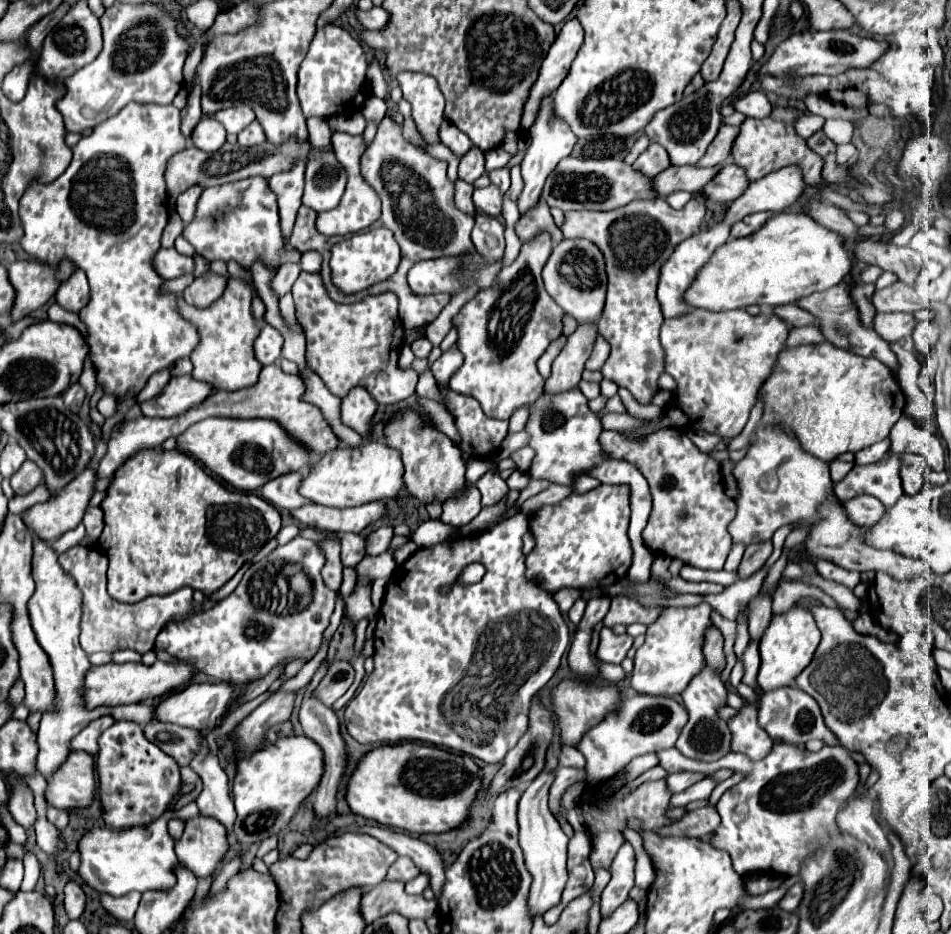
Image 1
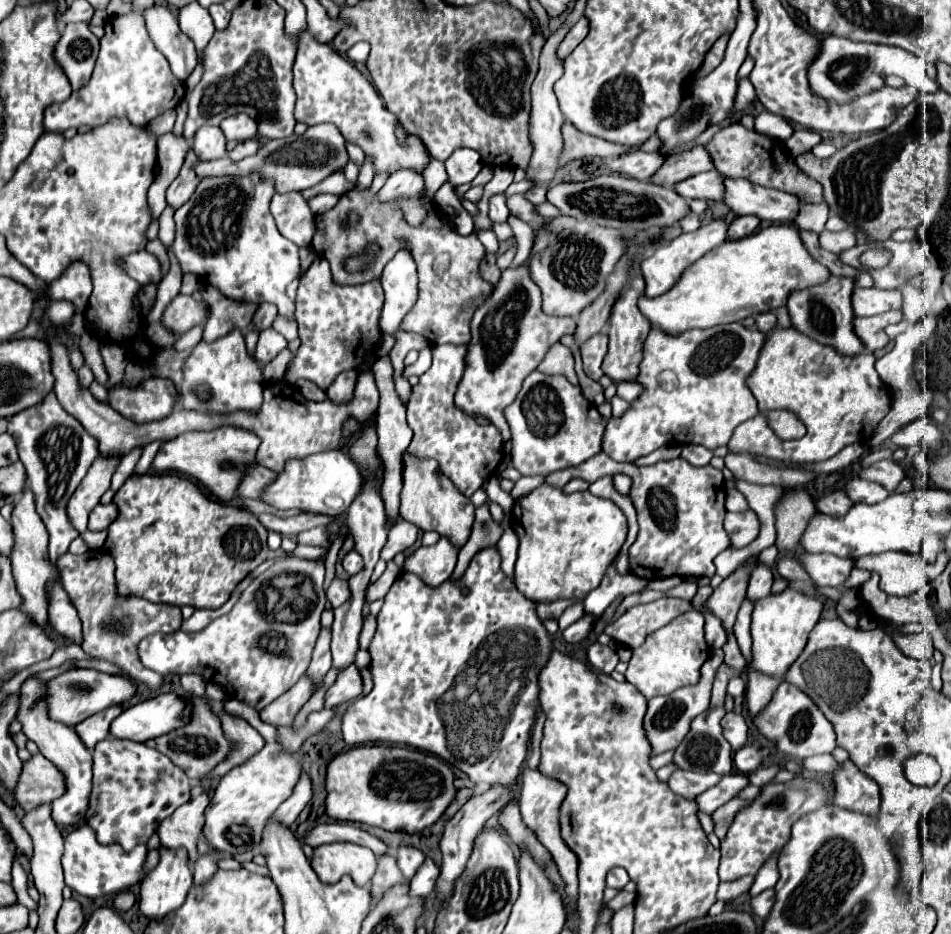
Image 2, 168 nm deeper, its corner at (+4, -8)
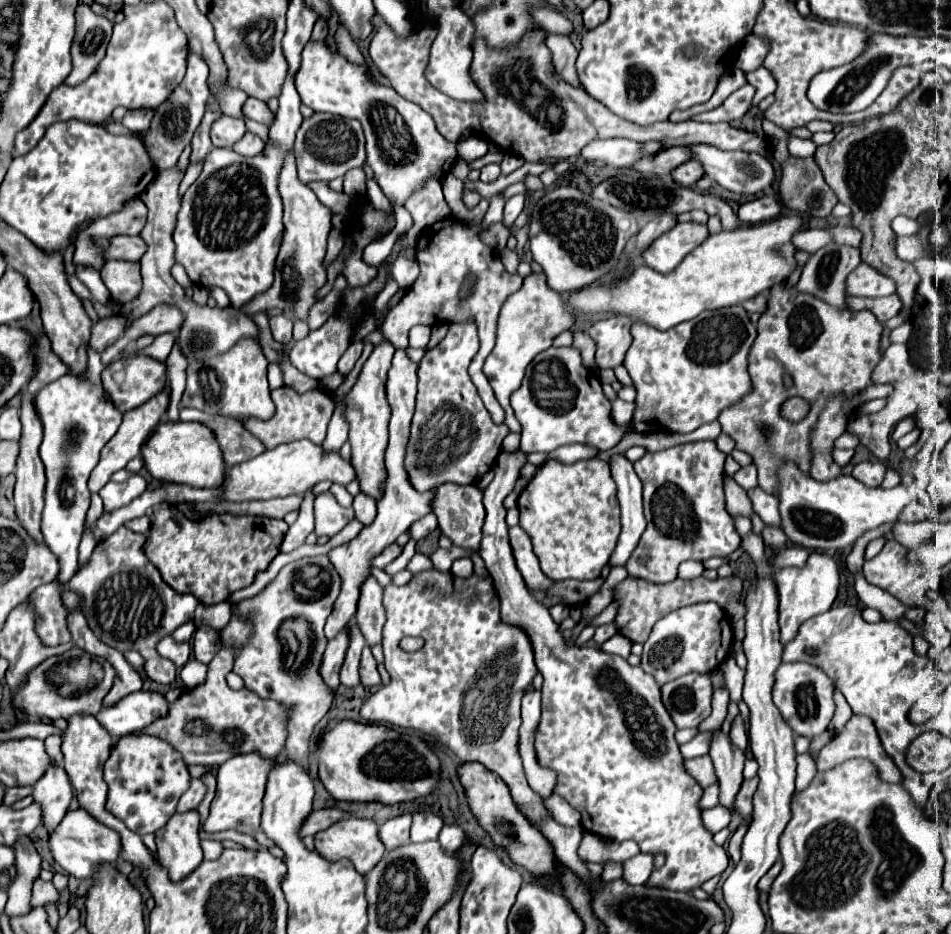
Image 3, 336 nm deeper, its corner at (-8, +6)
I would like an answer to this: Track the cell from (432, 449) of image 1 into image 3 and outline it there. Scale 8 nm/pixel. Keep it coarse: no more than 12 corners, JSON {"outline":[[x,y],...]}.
{"outline":[[476,486],[434,490],[440,532],[480,550],[484,506]]}

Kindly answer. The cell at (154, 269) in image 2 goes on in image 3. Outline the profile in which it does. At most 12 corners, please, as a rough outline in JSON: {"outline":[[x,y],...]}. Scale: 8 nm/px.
{"outline":[[112,236],[104,260],[140,260],[140,236]]}

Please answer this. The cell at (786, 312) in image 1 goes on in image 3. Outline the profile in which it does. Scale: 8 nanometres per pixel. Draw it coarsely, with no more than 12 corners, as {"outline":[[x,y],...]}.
{"outline":[[754,296],[746,300],[746,312],[762,312],[766,310],[766,298]]}

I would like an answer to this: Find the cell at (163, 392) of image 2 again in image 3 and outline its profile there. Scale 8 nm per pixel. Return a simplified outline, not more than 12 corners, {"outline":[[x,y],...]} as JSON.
{"outline":[[124,356],[102,370],[102,386],[120,412],[156,396],[166,366]]}

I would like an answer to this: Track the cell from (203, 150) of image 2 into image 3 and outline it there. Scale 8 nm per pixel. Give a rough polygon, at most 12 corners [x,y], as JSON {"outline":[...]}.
{"outline":[[220,116],[212,144],[232,148],[246,134],[244,120]]}

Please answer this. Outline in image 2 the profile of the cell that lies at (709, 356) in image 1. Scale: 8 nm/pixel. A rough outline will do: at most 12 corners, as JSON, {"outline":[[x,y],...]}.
{"outline":[[742,322],[652,328],[602,452],[726,446],[758,414],[766,334]]}

